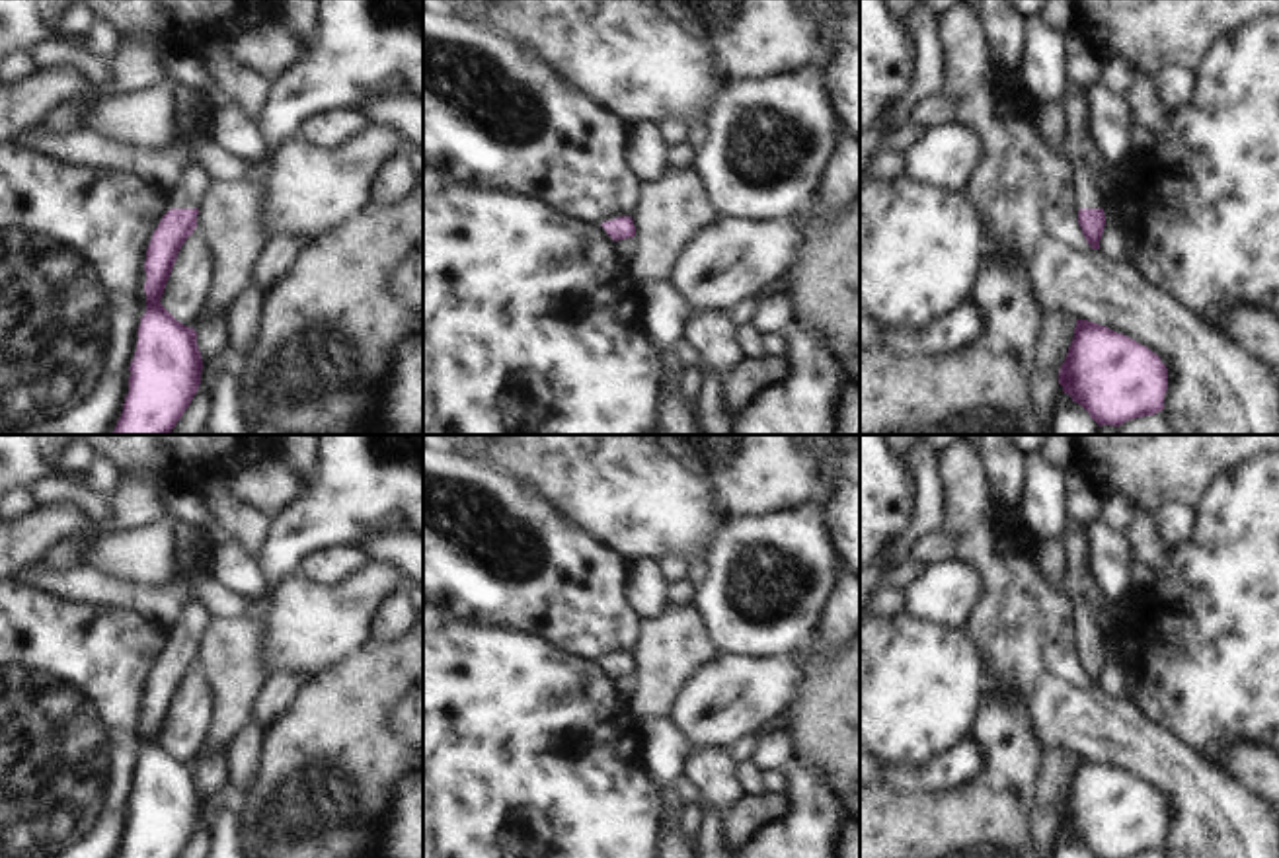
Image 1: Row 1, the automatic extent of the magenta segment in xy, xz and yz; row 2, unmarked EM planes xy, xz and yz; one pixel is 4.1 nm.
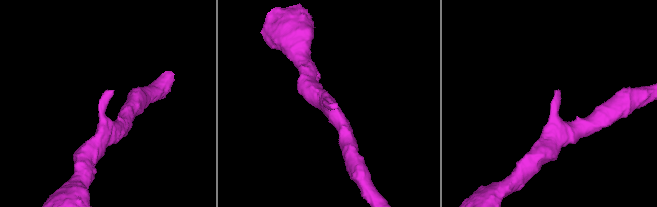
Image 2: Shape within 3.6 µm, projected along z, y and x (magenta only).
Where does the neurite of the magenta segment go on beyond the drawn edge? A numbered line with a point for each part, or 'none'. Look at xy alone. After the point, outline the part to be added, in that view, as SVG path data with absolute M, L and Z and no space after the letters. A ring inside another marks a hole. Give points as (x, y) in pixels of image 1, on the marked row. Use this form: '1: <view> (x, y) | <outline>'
1: xy (190, 192) | M197 164L187 166L168 191L170 209L201 209L211 189L211 177Z

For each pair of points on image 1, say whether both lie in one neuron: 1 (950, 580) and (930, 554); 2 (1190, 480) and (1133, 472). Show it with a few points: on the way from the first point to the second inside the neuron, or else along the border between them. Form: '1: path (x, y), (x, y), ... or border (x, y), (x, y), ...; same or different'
1: border (948, 558), (927, 568); different
2: path (1176, 472), (1147, 472); same

